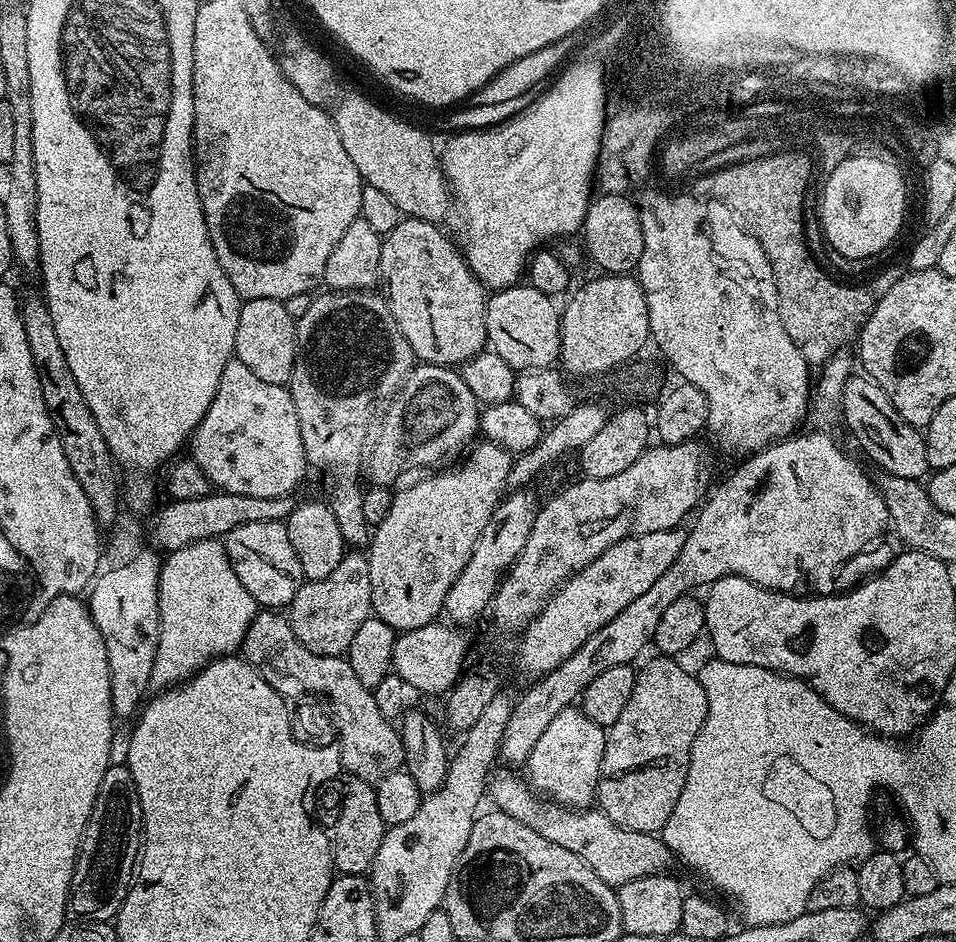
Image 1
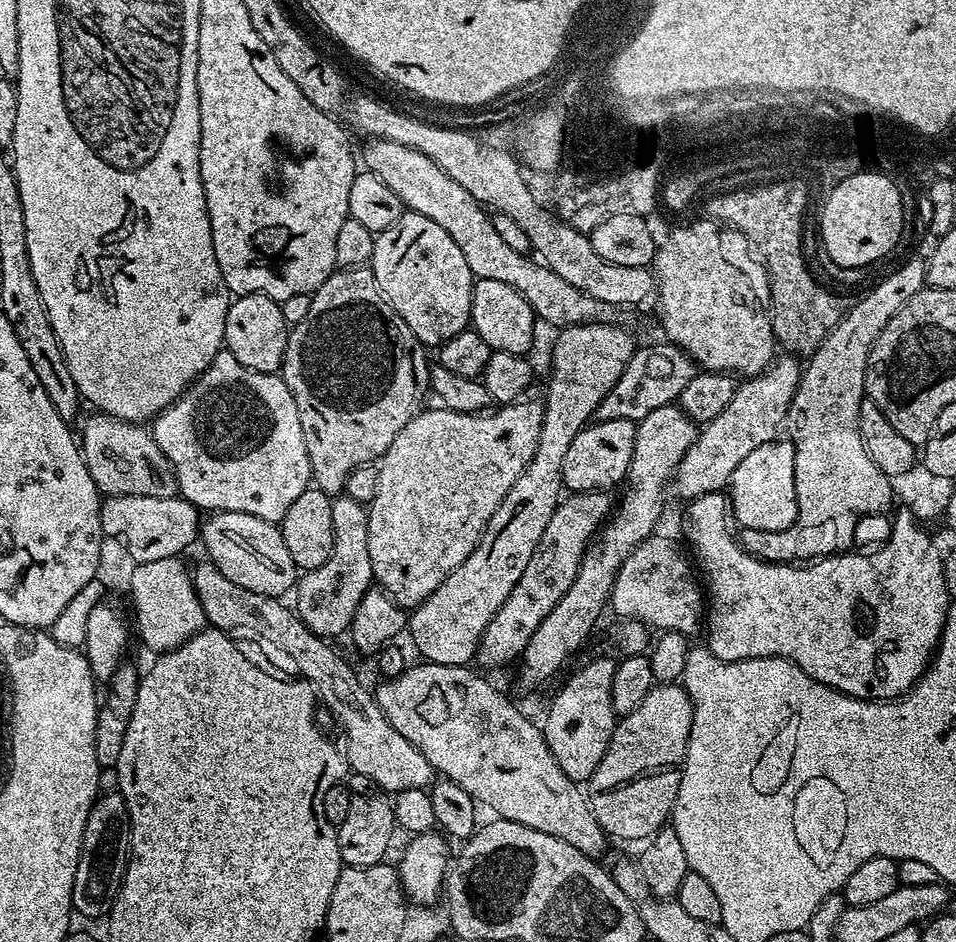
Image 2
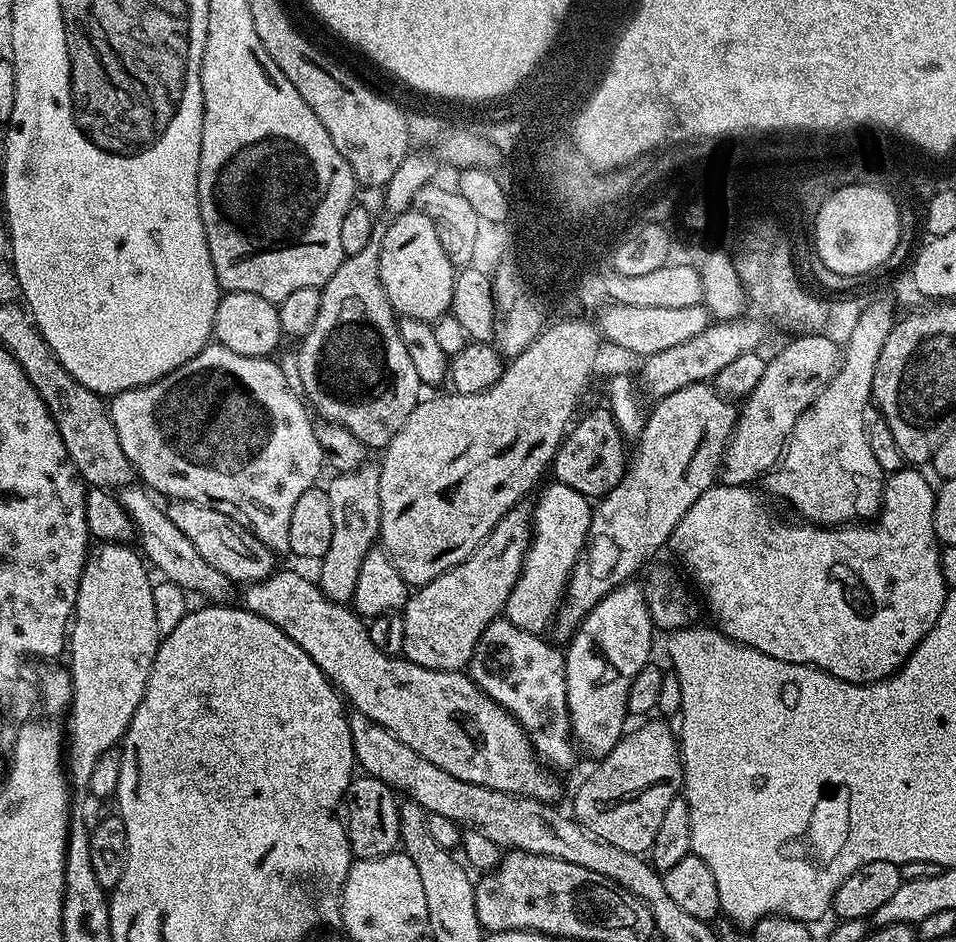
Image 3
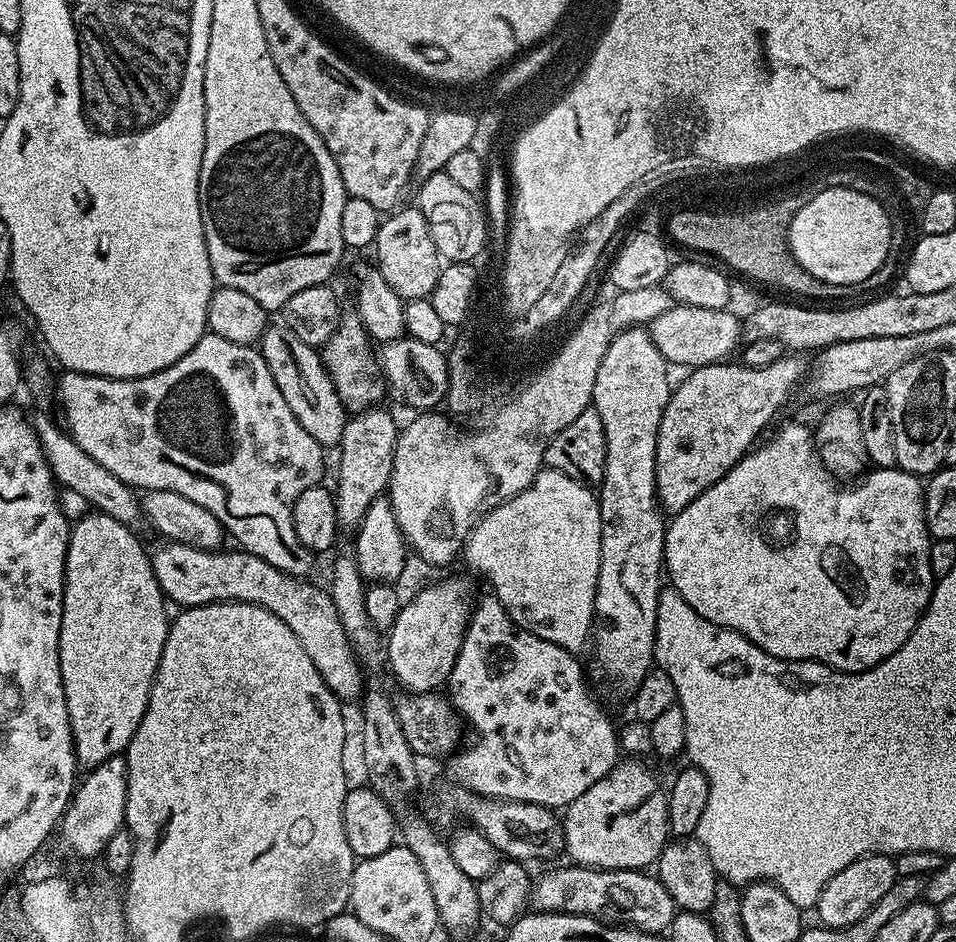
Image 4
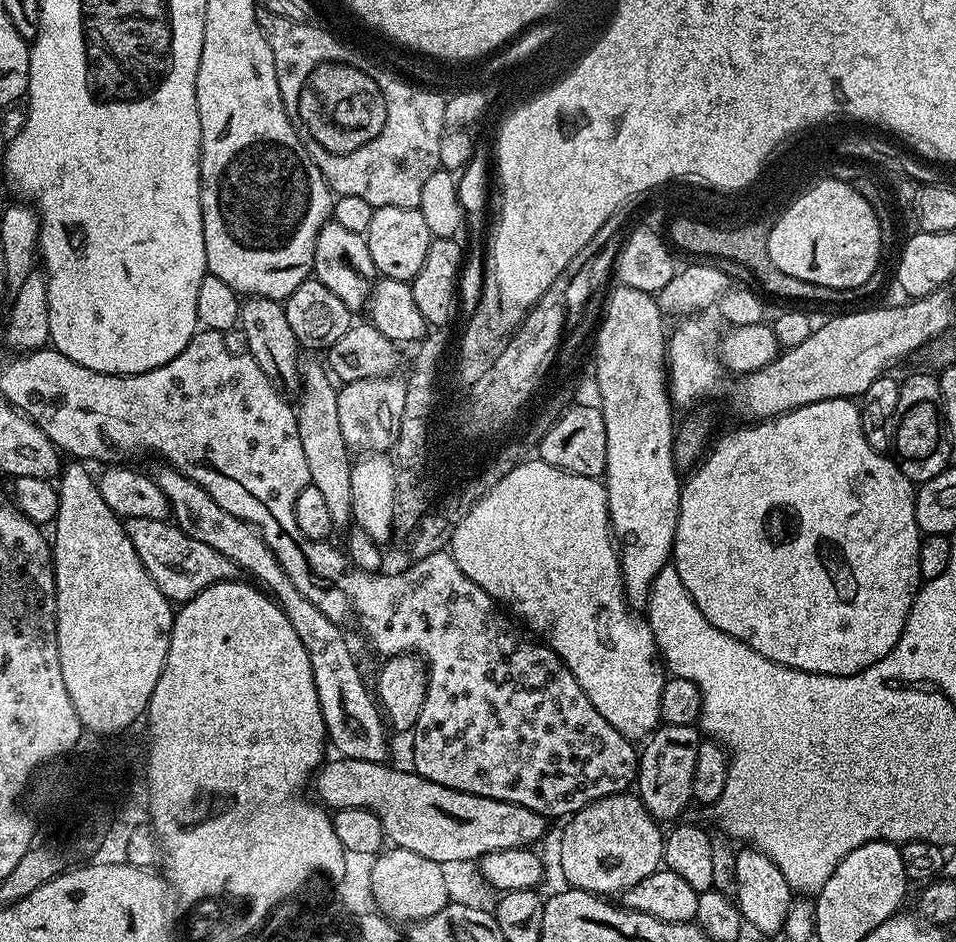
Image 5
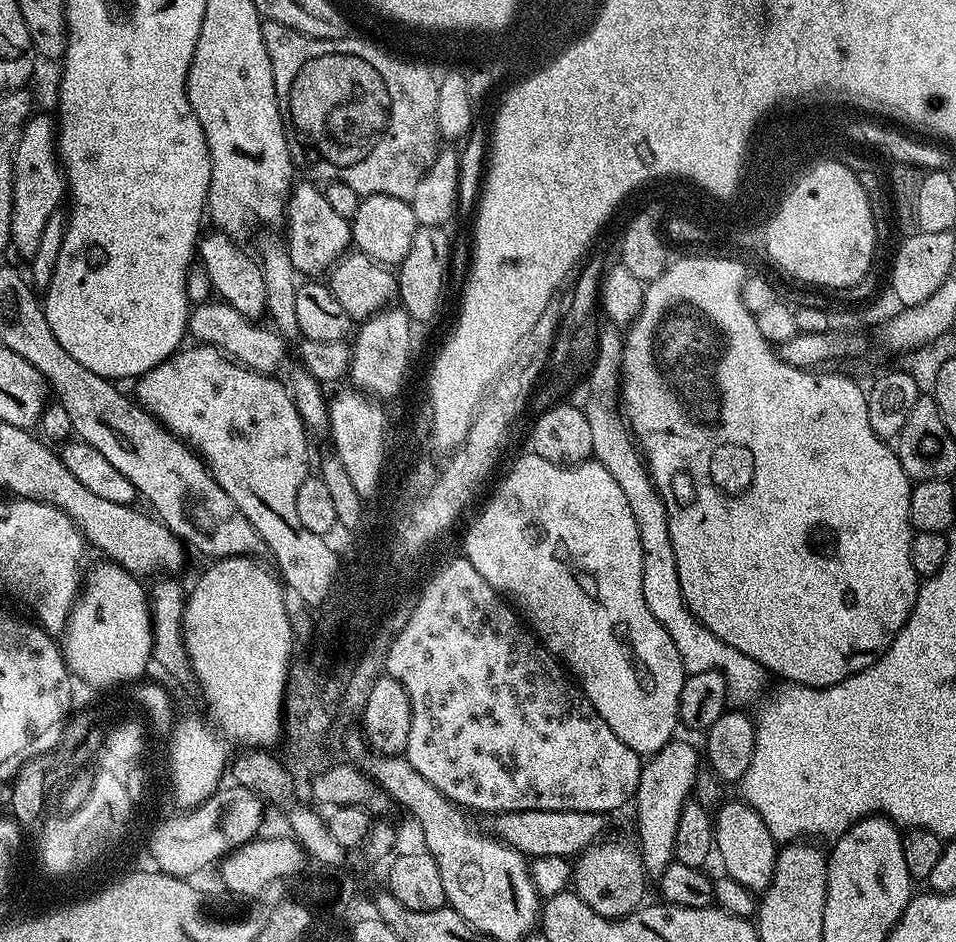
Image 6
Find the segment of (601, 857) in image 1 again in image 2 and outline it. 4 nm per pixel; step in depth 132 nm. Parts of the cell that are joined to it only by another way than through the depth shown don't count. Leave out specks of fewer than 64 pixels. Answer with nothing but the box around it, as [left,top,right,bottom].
[374,663,606,858]

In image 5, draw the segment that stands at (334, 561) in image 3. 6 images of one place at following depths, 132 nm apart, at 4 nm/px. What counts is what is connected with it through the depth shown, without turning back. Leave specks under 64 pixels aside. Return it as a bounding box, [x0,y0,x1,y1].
[337,375,406,454]

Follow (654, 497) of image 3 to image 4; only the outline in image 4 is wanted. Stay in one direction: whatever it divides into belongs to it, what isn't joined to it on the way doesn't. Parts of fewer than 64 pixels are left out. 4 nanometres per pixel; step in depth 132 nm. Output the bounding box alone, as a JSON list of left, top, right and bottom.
[656,354,806,514]

